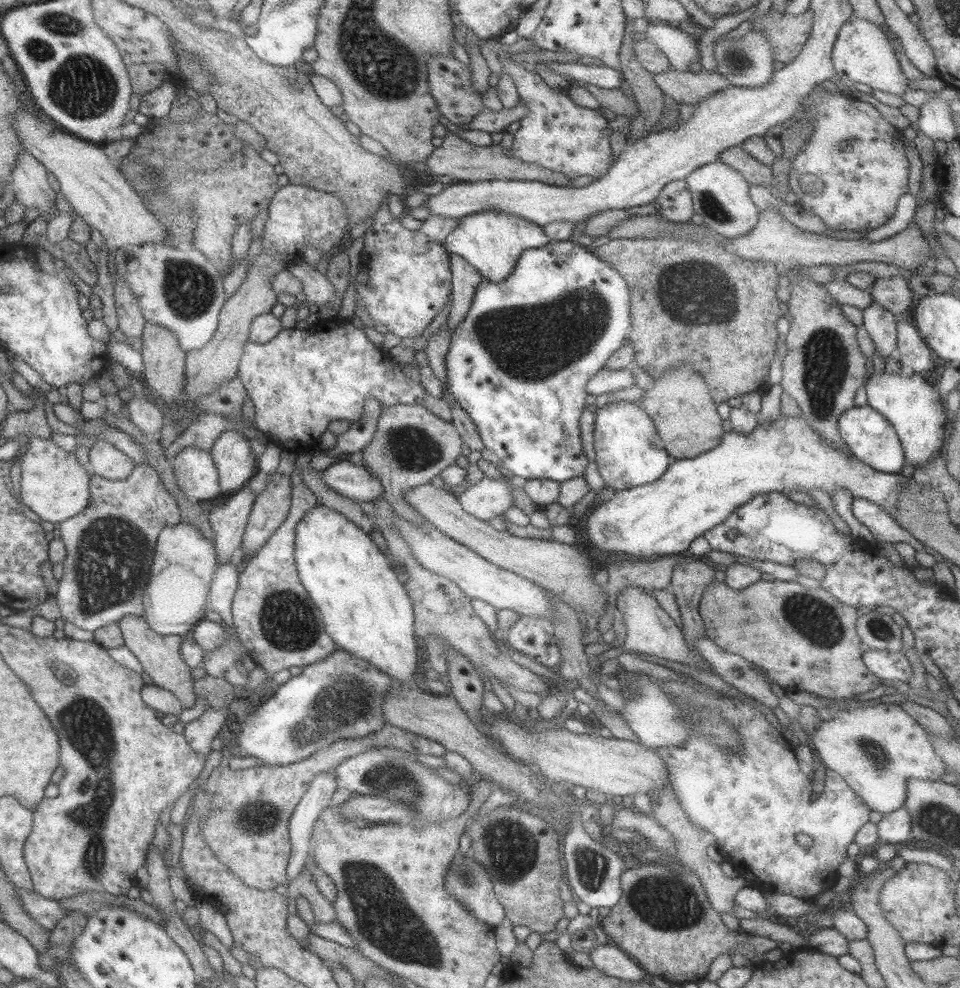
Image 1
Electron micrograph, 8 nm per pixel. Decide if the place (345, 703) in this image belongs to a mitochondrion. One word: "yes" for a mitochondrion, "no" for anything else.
yes

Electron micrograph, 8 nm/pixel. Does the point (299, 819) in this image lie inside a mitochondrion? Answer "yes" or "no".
no

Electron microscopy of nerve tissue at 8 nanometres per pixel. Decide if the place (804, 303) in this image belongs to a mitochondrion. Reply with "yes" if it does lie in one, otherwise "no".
no

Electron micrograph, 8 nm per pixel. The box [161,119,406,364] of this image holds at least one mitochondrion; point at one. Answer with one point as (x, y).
(189, 291)

